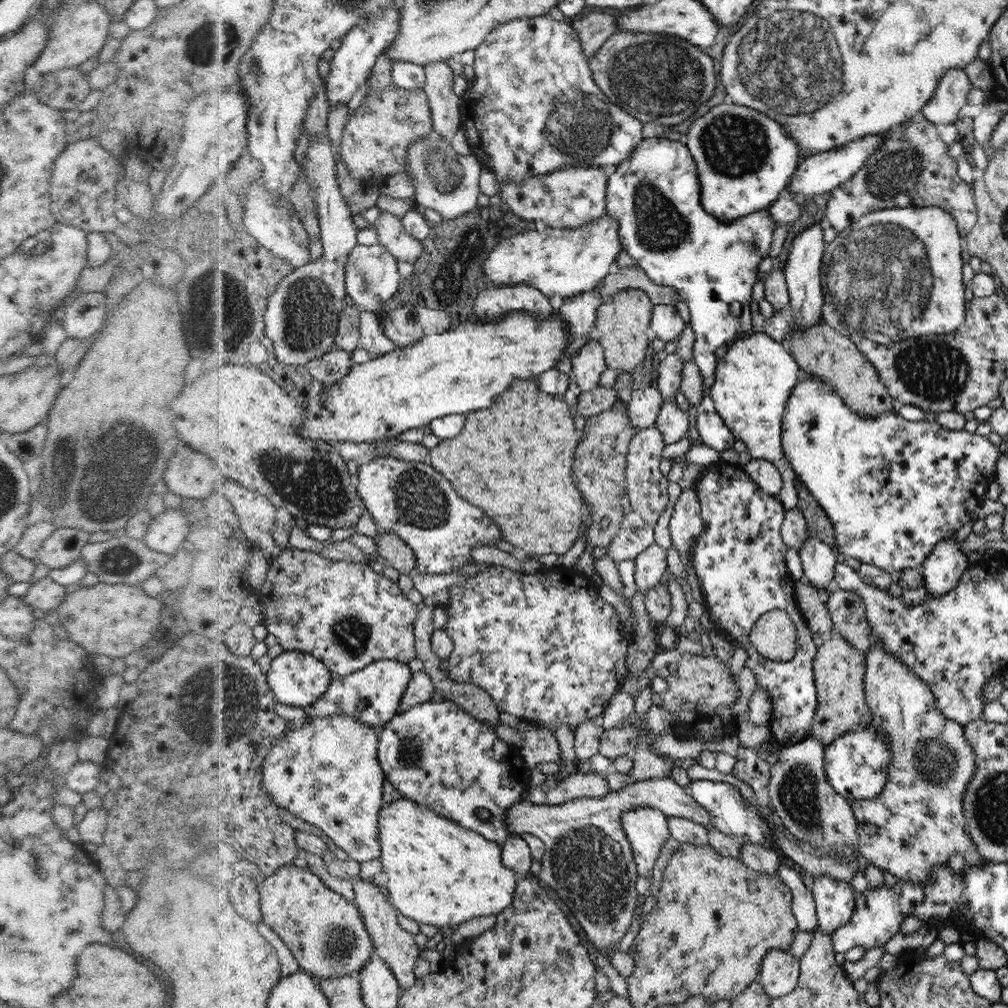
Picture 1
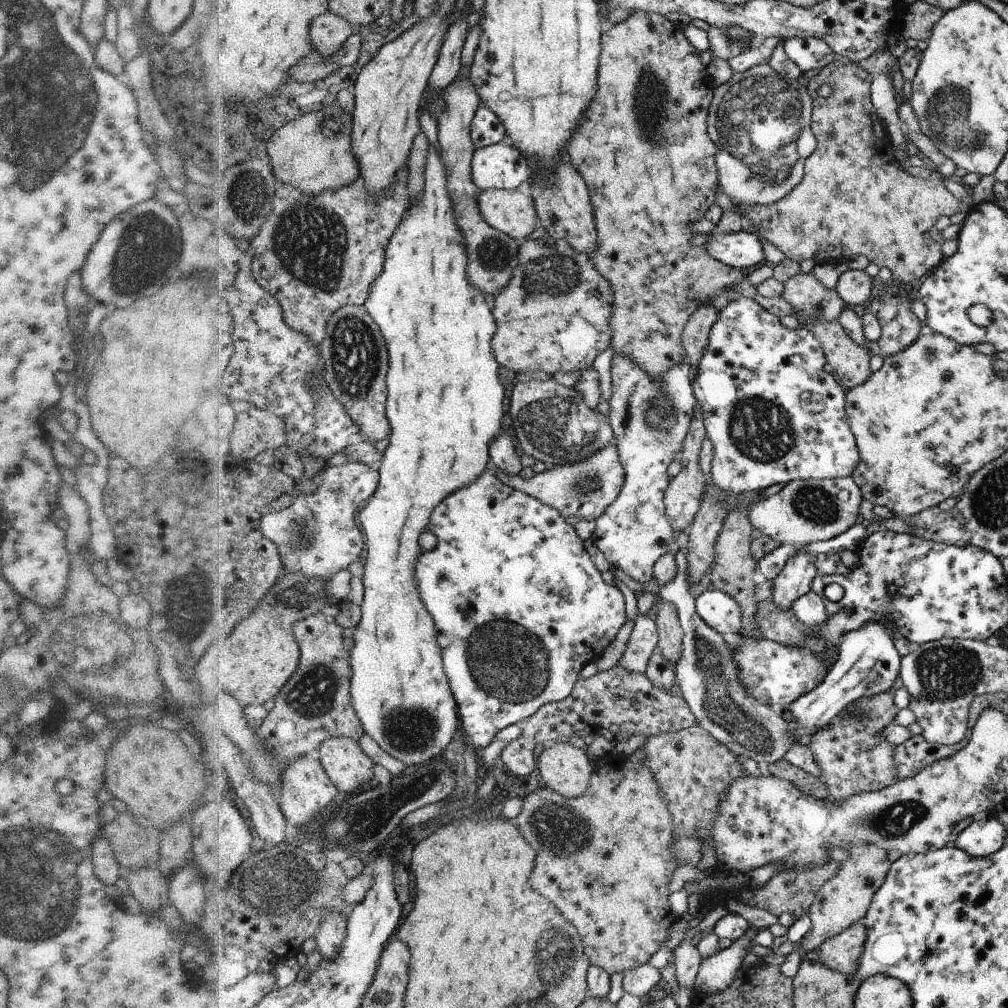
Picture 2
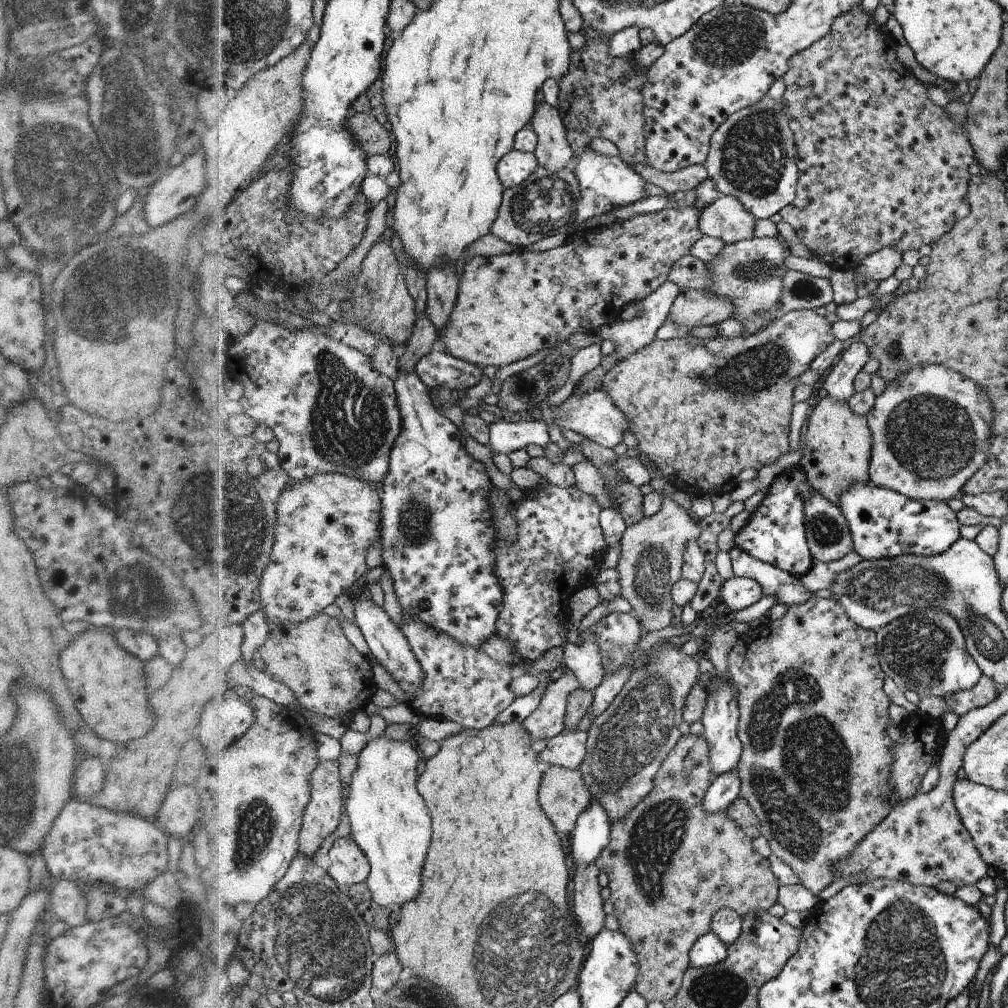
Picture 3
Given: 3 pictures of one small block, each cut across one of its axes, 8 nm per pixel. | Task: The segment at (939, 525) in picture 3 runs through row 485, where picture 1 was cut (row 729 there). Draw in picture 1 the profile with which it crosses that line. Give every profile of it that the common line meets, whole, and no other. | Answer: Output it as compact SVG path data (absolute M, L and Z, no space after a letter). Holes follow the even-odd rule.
M872 724L858 726L826 746L825 774L838 794L849 800L873 800L881 796L892 765L892 747L886 742L885 736Z

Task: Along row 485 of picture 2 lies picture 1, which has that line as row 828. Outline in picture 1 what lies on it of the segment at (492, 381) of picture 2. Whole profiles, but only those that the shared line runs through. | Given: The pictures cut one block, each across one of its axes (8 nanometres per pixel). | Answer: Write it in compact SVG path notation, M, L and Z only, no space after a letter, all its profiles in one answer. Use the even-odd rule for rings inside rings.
M406 798L386 805L380 821L381 861L384 858L384 872L390 878L390 898L403 915L414 918L422 925L455 928L476 916L497 915L513 904L517 873L505 865L501 846L496 841L490 841L454 819Z

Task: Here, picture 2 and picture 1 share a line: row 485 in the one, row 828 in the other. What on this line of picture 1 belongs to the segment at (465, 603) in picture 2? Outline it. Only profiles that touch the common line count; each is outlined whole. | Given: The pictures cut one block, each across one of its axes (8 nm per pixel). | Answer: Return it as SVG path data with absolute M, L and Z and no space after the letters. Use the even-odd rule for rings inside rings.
M447 699L441 702L430 701L398 714L383 727L379 750L385 774L403 798L428 806L482 837L496 841L500 846L513 834L510 831L509 817L506 816L510 807L522 803L522 791L531 786L527 768L520 764L518 754L516 747L496 736L492 726L462 710L458 702Z

